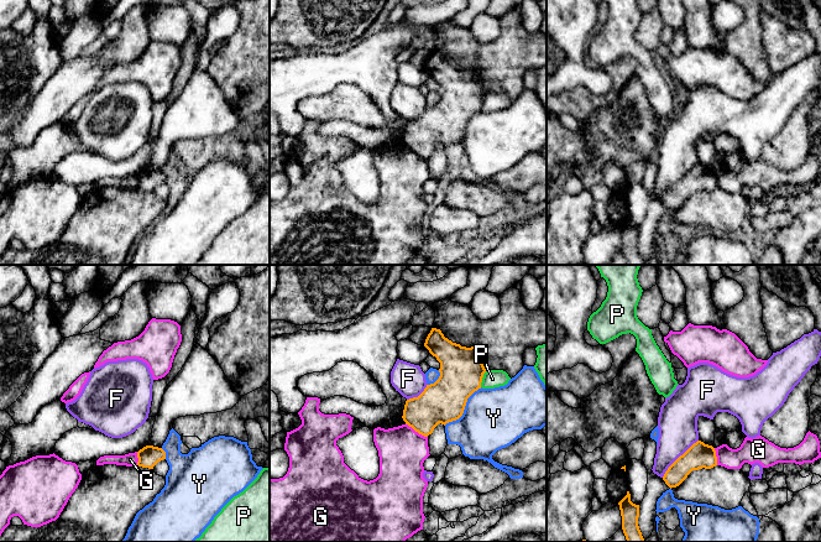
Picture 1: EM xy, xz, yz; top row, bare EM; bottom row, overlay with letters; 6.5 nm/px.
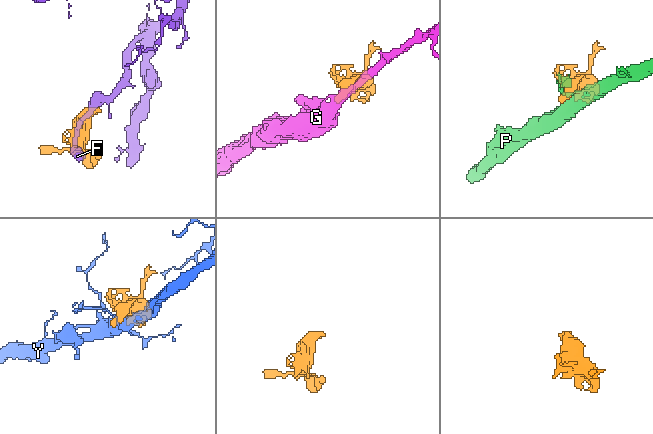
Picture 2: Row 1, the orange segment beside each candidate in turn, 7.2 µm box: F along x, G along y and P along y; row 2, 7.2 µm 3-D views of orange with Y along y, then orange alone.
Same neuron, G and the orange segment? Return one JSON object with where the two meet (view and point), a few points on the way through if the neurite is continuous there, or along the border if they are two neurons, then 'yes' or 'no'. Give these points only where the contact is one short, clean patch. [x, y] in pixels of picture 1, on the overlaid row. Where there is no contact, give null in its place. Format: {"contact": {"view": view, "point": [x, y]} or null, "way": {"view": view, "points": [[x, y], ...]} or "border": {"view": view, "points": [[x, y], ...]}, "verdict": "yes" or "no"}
{"contact": {"view": "xz", "point": [417, 431]}, "border": {"view": "xz", "points": [[406, 423], [427, 437]]}, "verdict": "no"}

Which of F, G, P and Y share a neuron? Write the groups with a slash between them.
F / G / P / Y

